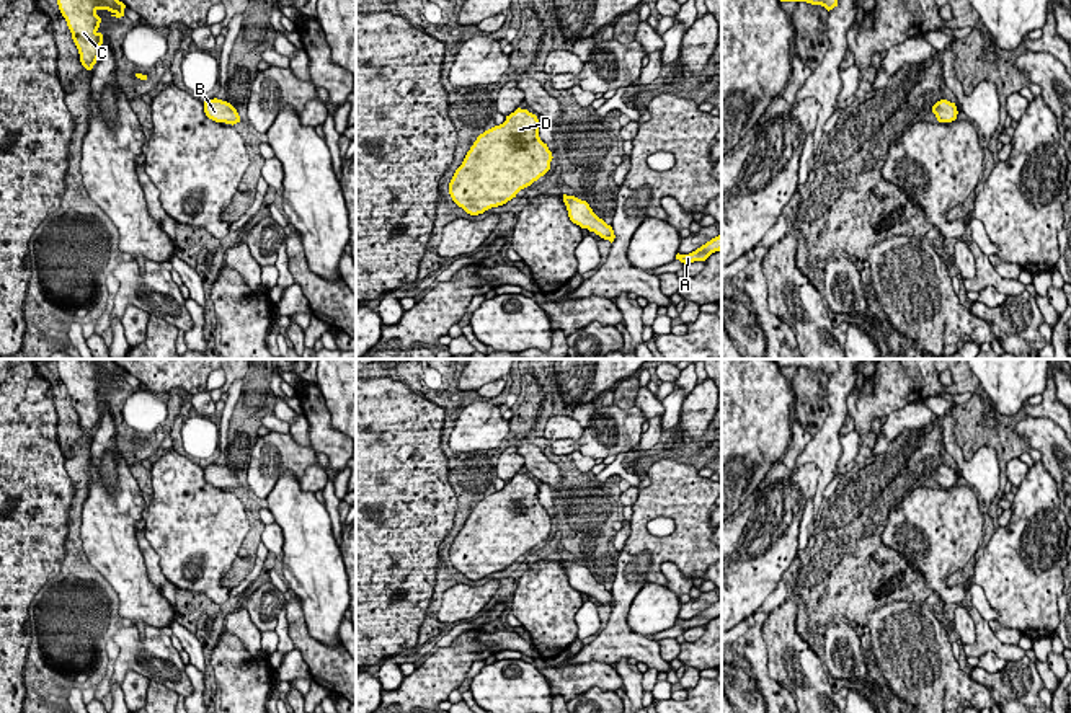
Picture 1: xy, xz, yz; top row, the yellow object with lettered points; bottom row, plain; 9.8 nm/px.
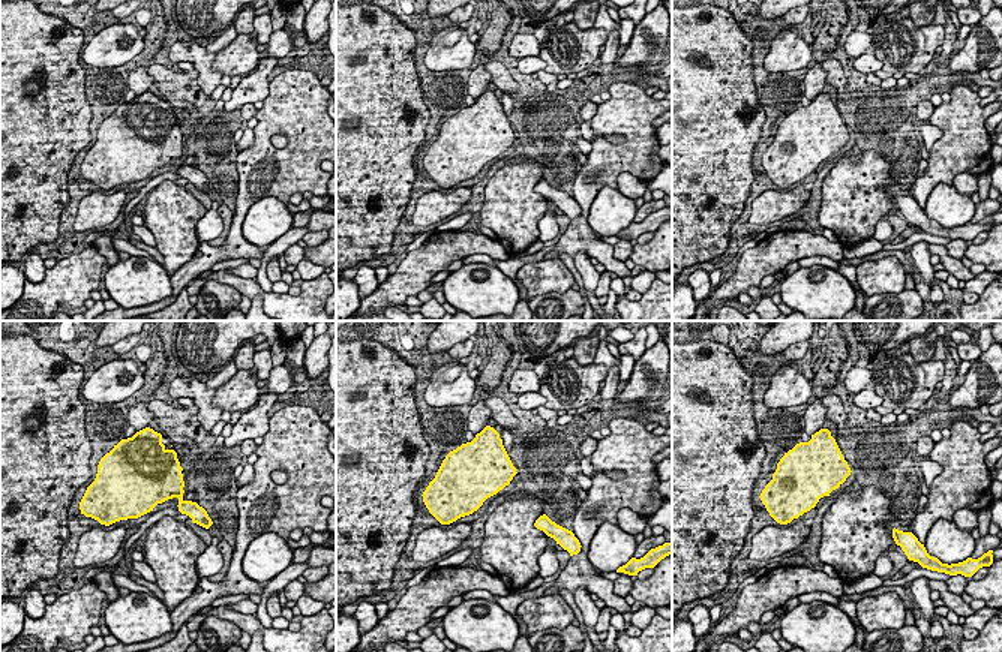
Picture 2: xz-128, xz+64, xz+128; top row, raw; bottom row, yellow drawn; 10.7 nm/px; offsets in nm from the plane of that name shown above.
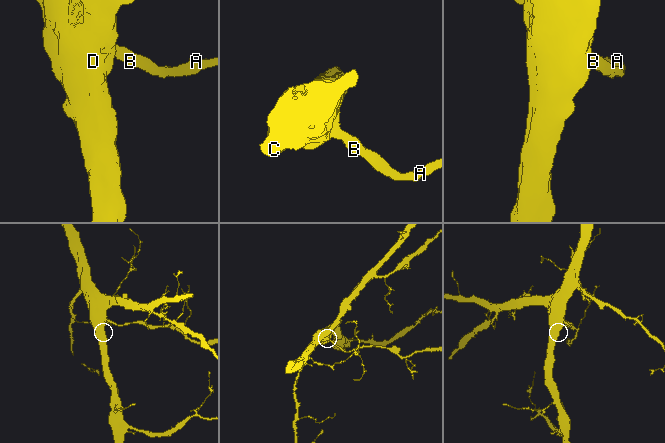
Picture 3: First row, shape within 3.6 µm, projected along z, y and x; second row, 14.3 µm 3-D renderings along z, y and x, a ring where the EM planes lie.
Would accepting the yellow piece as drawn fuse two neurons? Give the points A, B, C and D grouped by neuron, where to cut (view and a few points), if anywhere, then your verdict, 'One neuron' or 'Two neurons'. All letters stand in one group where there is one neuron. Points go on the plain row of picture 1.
Groups: A B C D. No split. One neuron

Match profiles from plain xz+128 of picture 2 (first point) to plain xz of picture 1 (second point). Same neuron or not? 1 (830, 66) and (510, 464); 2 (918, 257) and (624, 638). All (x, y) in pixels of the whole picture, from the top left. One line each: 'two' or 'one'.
1: two
2: two

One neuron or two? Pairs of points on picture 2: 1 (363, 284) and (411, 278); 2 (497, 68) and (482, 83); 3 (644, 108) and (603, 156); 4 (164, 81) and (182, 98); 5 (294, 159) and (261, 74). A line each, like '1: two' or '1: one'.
1: two
2: two
3: one
4: one
5: two

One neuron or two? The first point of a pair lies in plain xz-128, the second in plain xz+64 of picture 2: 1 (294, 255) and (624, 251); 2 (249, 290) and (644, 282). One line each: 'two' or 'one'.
1: one
2: two

